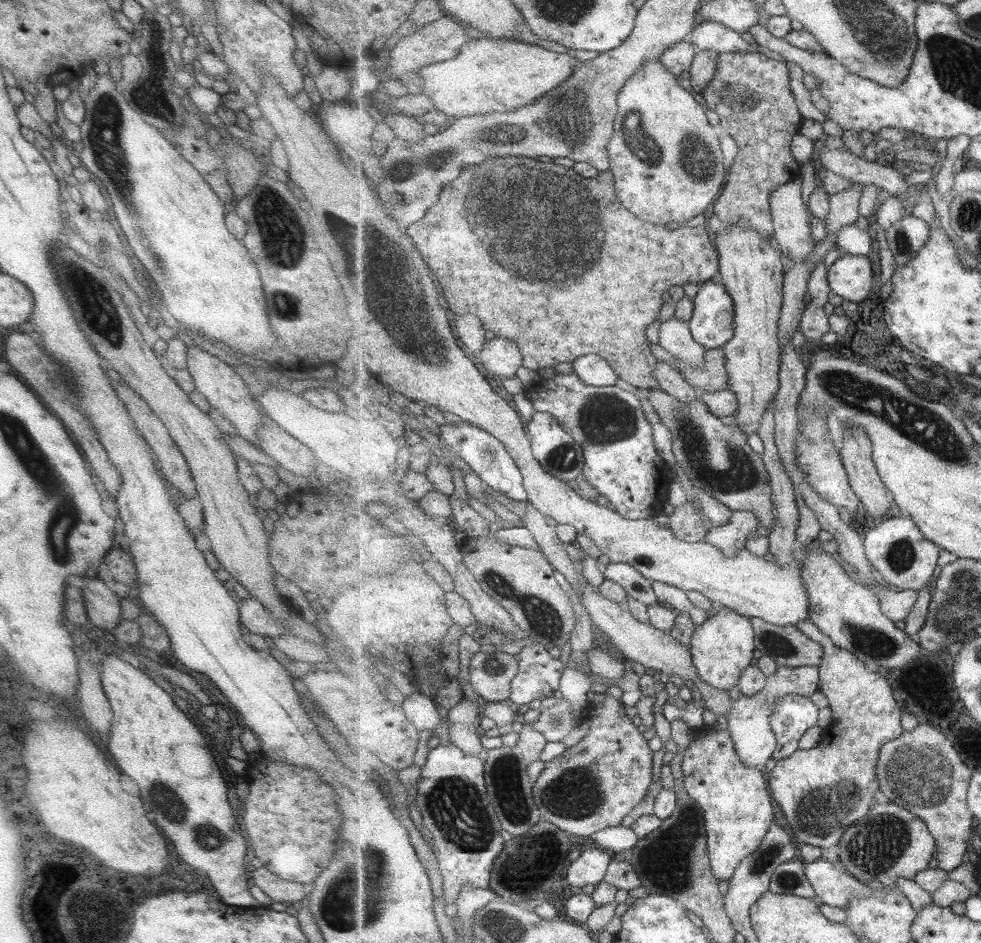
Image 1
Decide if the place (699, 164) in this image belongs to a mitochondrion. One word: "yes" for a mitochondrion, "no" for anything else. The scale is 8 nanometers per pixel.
yes

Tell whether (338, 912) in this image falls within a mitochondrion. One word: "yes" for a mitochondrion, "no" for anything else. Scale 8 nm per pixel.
yes

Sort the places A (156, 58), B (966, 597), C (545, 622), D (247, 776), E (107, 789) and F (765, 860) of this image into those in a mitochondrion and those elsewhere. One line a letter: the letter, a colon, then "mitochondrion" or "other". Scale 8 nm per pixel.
A: other
B: mitochondrion
C: mitochondrion
D: other
E: other
F: mitochondrion

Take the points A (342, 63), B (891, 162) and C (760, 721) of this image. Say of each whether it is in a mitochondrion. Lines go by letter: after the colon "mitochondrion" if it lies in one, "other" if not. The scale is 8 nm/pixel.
A: other
B: other
C: other

